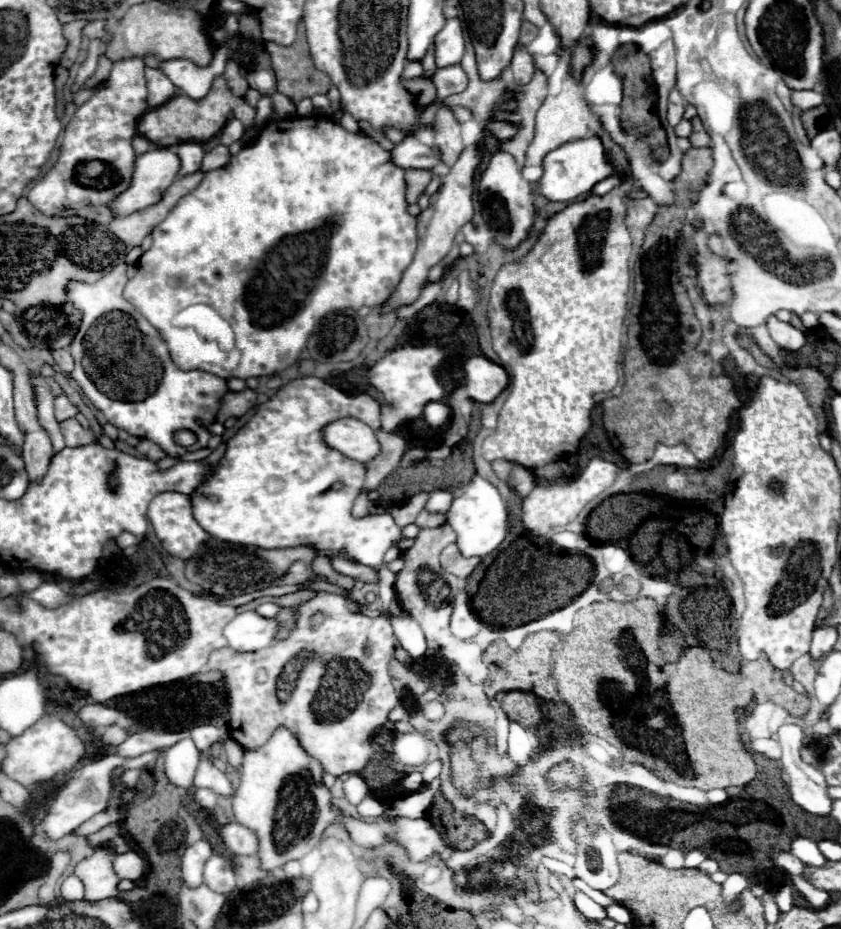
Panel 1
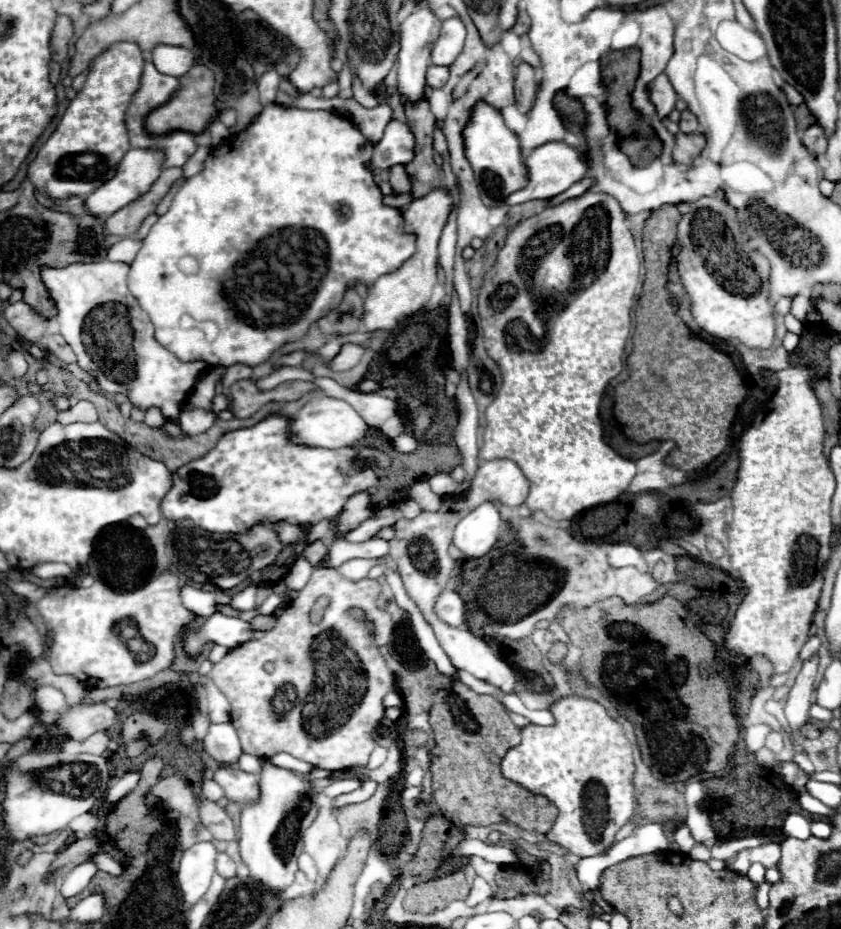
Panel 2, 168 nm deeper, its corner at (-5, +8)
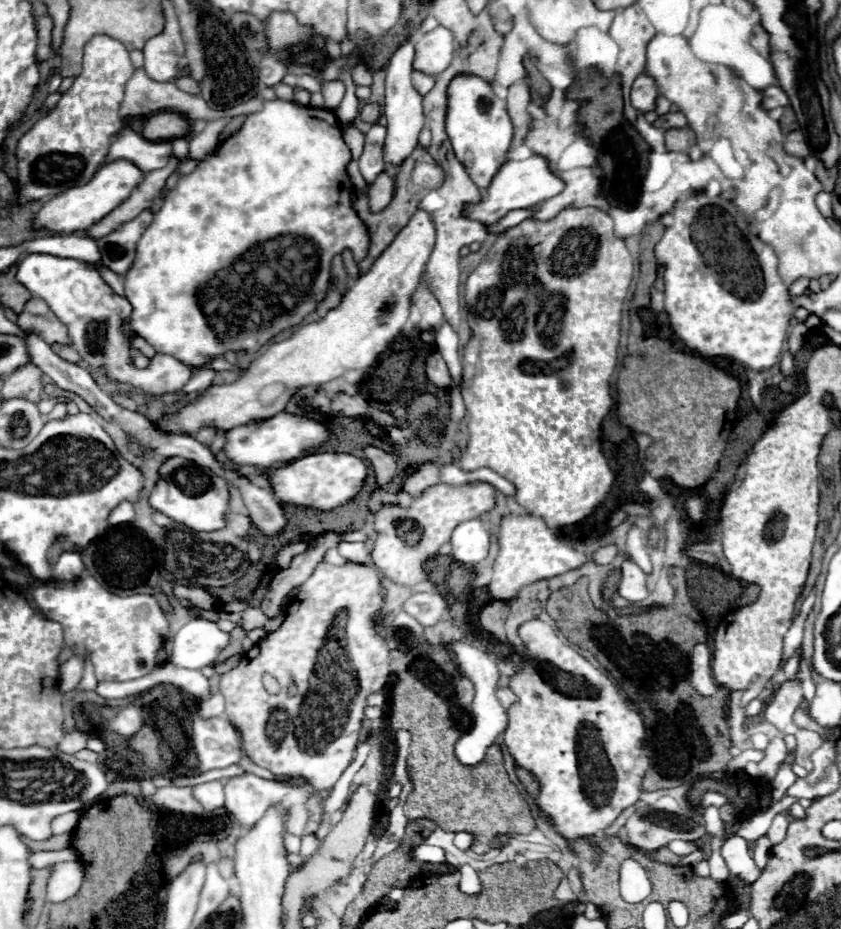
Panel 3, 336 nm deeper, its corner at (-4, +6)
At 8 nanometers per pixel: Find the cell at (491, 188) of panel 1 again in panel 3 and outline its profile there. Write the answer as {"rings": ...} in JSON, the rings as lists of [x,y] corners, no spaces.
{"rings":[[[458,73],[446,89],[446,135],[470,179],[480,189],[486,189],[486,183],[490,183],[494,171],[498,171],[498,167],[508,159],[512,123],[506,113],[506,101],[500,99],[492,85],[482,77]]]}

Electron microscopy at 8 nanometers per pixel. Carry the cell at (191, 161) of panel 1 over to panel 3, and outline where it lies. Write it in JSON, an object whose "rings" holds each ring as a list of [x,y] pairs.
{"rings":[[[124,125],[110,141],[110,149],[106,155],[106,161],[118,161],[126,159],[134,163],[140,171],[154,171],[158,167],[164,167],[172,157],[172,145],[170,143],[150,143],[146,137],[142,137],[138,131],[134,131],[130,125]]]}

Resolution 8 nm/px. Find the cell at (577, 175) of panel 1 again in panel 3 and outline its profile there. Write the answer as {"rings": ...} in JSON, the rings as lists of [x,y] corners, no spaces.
{"rings":[[[532,155],[532,157],[524,159],[524,161],[512,161],[512,159],[508,159],[498,169],[498,173],[492,177],[492,181],[490,181],[490,185],[486,189],[486,195],[478,203],[464,203],[462,213],[468,219],[474,219],[474,221],[490,225],[490,223],[496,223],[498,219],[502,219],[508,211],[534,207],[534,205],[538,205],[538,203],[542,203],[542,201],[558,195],[562,189],[564,189],[564,181],[558,179],[548,169],[546,159],[542,159],[538,155]]]}

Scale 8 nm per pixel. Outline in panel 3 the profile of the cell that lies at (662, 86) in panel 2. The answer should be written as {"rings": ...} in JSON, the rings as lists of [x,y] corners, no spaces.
{"rings":[[[638,75],[636,81],[632,83],[632,91],[630,91],[630,101],[632,105],[646,113],[646,111],[654,111],[656,105],[656,97],[658,97],[658,87],[654,87],[654,79],[650,79],[648,75]]]}

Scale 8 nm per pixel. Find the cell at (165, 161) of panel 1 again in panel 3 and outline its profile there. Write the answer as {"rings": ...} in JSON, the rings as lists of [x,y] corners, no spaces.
{"rings":[[[126,161],[106,163],[94,173],[94,177],[88,183],[70,187],[60,195],[44,201],[34,215],[32,227],[54,231],[54,233],[86,231],[90,225],[94,225],[98,219],[106,217],[114,207],[118,207],[118,203],[122,203],[130,195],[130,191],[142,181],[142,175],[144,173],[138,171],[138,167],[134,167],[132,163],[126,163]]]}

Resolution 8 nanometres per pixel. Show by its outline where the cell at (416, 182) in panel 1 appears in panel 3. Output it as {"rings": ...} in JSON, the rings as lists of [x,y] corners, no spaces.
{"rings":[[[382,173],[376,177],[376,181],[368,189],[368,201],[370,201],[370,211],[378,213],[382,211],[390,201],[392,201],[392,191],[394,191],[394,181],[390,175]]]}

